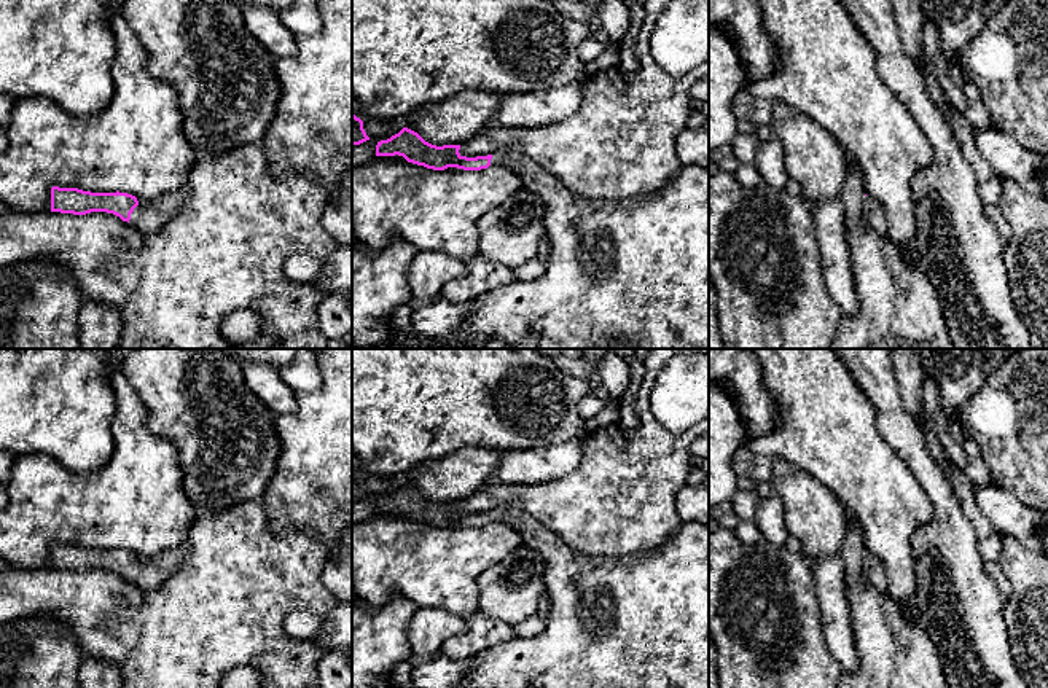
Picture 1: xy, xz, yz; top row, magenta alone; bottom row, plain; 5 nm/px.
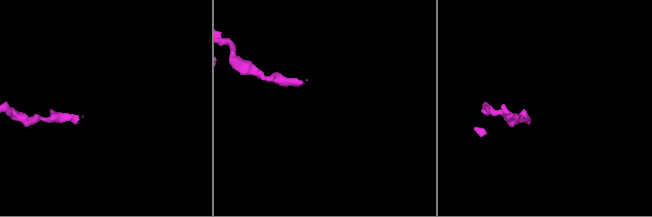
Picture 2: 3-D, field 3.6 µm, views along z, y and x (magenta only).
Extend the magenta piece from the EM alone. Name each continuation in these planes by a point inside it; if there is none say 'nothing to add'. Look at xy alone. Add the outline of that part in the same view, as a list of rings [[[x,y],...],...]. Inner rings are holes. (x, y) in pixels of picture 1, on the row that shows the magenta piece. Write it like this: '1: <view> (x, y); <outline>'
1: xy (148, 217); [[[169,193],[148,202],[139,202],[131,213],[129,225],[135,226],[142,233],[156,233],[172,220],[182,204],[182,193]]]

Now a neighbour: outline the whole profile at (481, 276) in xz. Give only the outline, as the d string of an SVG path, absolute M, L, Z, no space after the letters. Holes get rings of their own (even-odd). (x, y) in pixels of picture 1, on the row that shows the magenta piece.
M479 253L462 261L467 274L444 283L438 293L438 299L471 303L495 287L514 282L510 268L487 261Z

